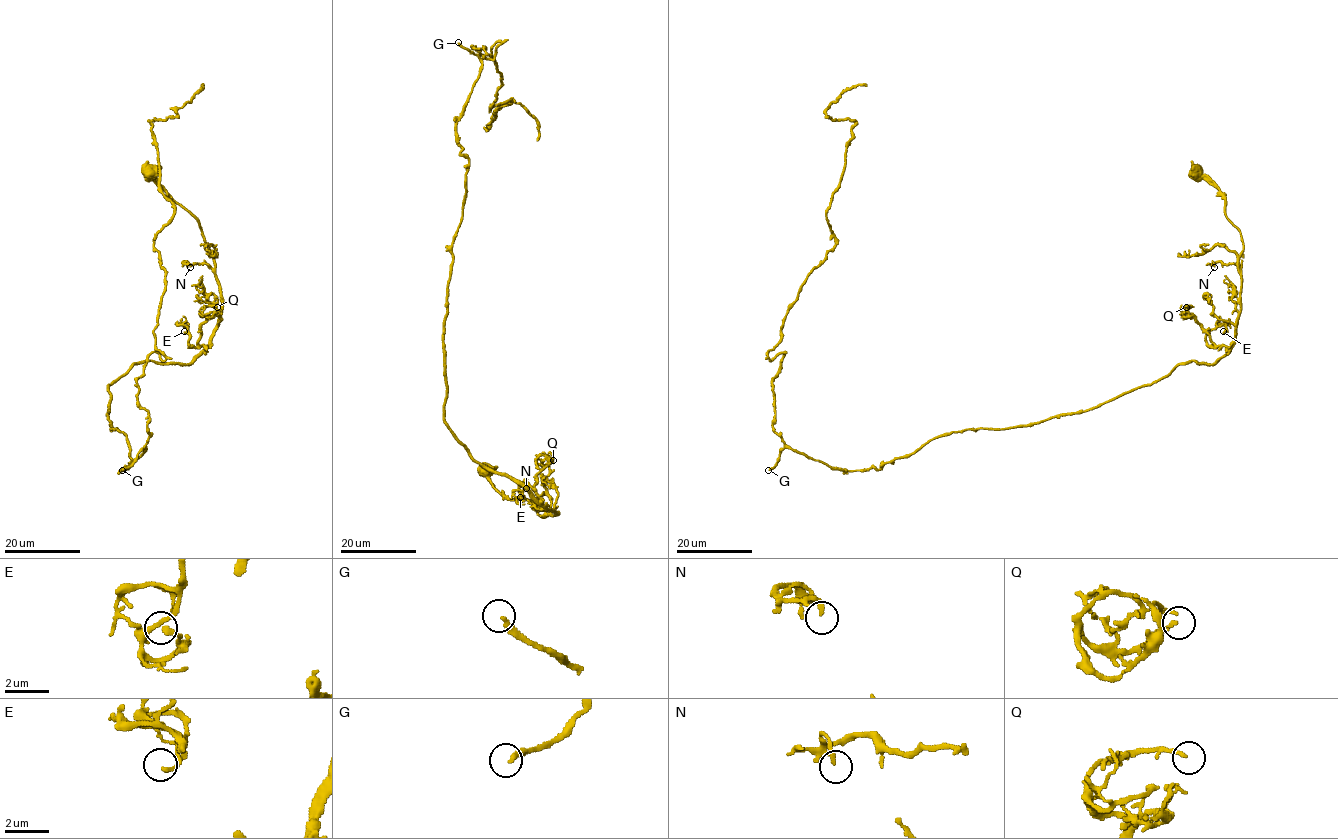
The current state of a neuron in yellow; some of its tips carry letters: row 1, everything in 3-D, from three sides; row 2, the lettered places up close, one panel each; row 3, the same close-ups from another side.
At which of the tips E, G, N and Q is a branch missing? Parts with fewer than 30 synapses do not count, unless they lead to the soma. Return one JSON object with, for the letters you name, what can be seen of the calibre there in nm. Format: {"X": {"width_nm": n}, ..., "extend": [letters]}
{"G": {"width_nm": 240}, "extend": ["G"]}

